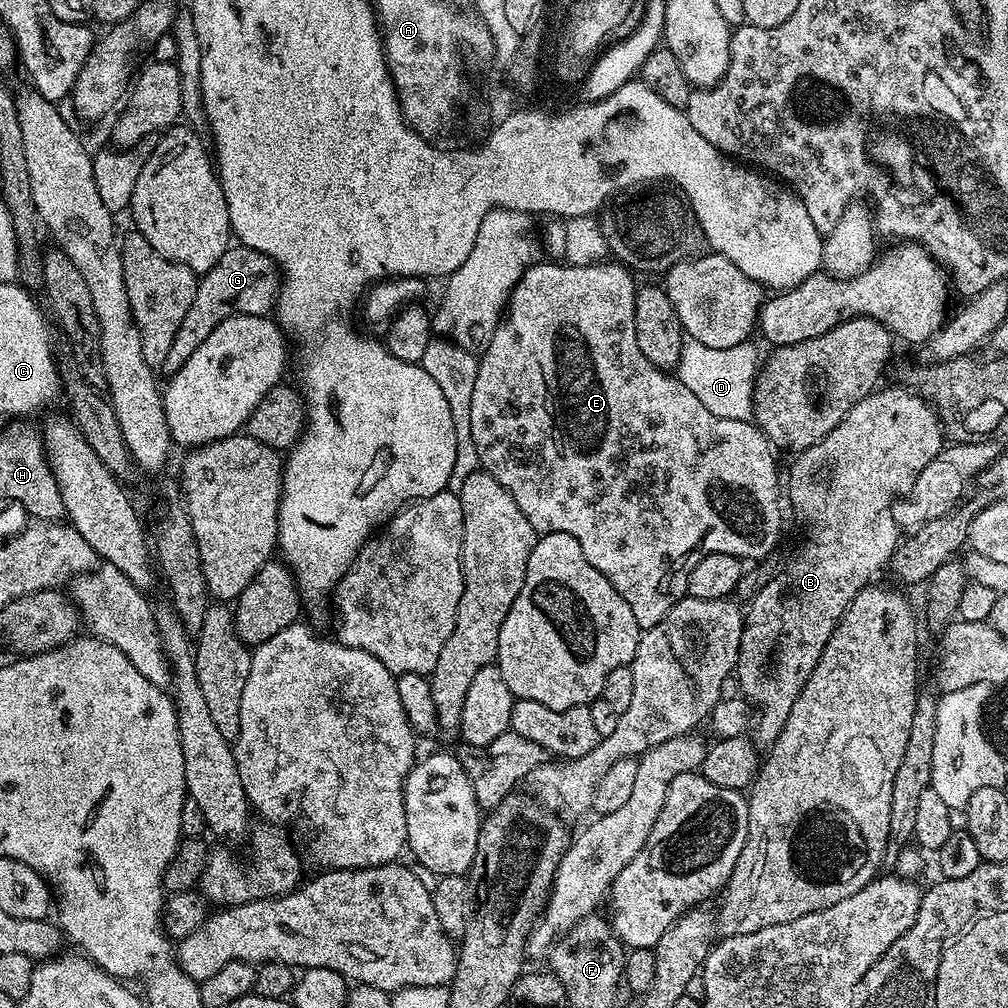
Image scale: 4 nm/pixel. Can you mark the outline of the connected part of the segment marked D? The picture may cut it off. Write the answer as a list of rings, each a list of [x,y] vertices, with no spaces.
[[[691,338],[685,339],[680,355],[680,363],[674,372],[686,390],[694,390],[698,402],[718,414],[718,418],[752,420],[752,395],[756,385],[756,374],[762,364],[762,356],[756,353],[752,342],[745,342],[729,348],[702,346],[702,342]]]

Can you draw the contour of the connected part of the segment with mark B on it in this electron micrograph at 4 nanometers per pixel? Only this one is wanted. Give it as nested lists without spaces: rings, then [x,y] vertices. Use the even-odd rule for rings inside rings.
[[[881,387],[879,390],[872,392],[866,398],[862,398],[862,402],[855,404],[846,414],[846,418],[842,418],[842,422],[838,422],[838,426],[834,426],[834,430],[830,430],[830,434],[826,434],[826,438],[822,438],[817,444],[805,448],[802,452],[795,453],[794,459],[796,461],[793,462],[792,469],[786,472],[787,503],[788,500],[792,503],[792,512],[804,523],[804,532],[808,537],[805,538],[804,545],[797,550],[796,557],[785,568],[783,565],[777,571],[776,577],[770,582],[766,582],[766,586],[762,586],[762,590],[758,590],[756,597],[747,605],[742,642],[740,643],[740,656],[736,659],[736,671],[734,673],[735,679],[740,679],[741,689],[739,688],[739,691],[758,713],[754,720],[754,732],[756,730],[757,737],[755,736],[755,739],[761,745],[764,743],[764,746],[770,746],[780,736],[782,726],[786,726],[786,718],[790,714],[802,686],[806,686],[810,674],[814,674],[814,666],[818,666],[818,658],[822,658],[822,650],[826,650],[826,642],[830,642],[842,614],[851,606],[859,592],[863,588],[869,587],[875,581],[872,579],[883,568],[885,571],[889,567],[892,555],[896,553],[896,547],[900,545],[902,539],[901,528],[898,522],[894,520],[891,508],[898,498],[903,498],[908,494],[911,487],[914,486],[915,479],[929,465],[930,460],[939,454],[942,445],[945,443],[945,433],[942,431],[941,422],[936,416],[936,409],[932,405],[907,387],[883,388]]]

